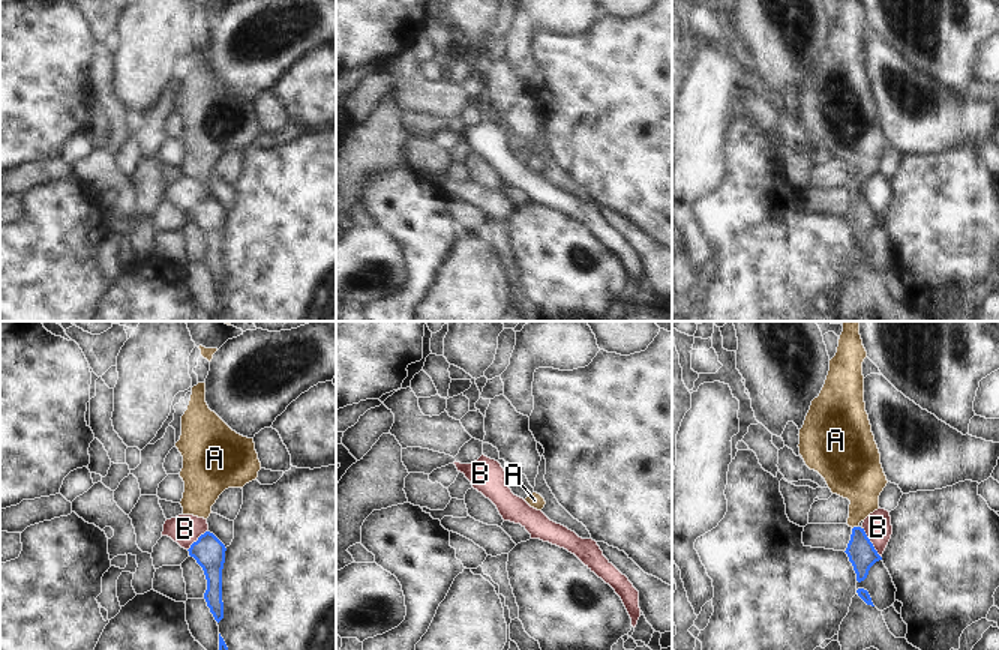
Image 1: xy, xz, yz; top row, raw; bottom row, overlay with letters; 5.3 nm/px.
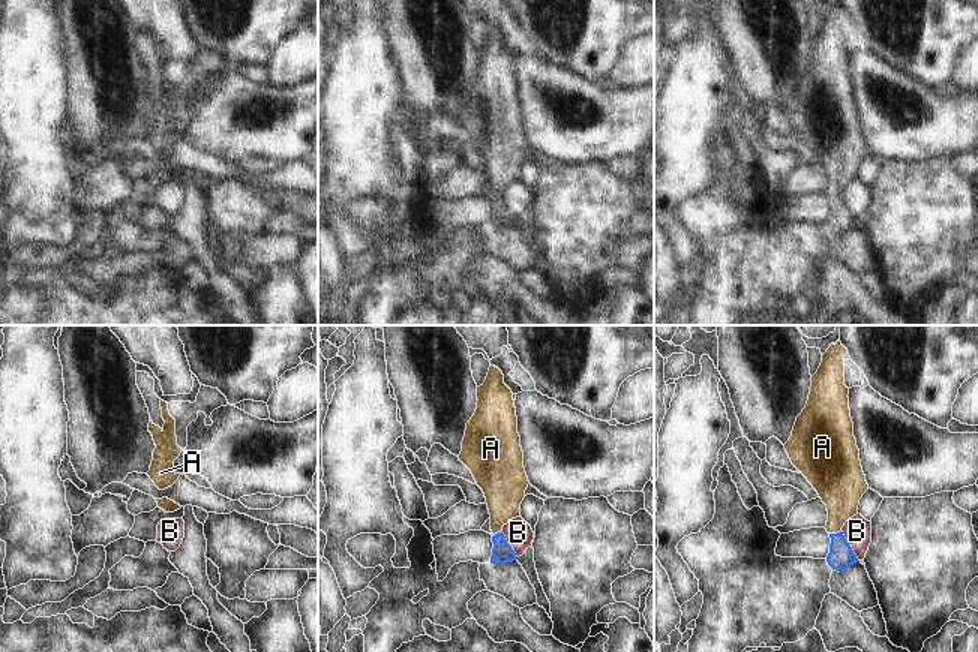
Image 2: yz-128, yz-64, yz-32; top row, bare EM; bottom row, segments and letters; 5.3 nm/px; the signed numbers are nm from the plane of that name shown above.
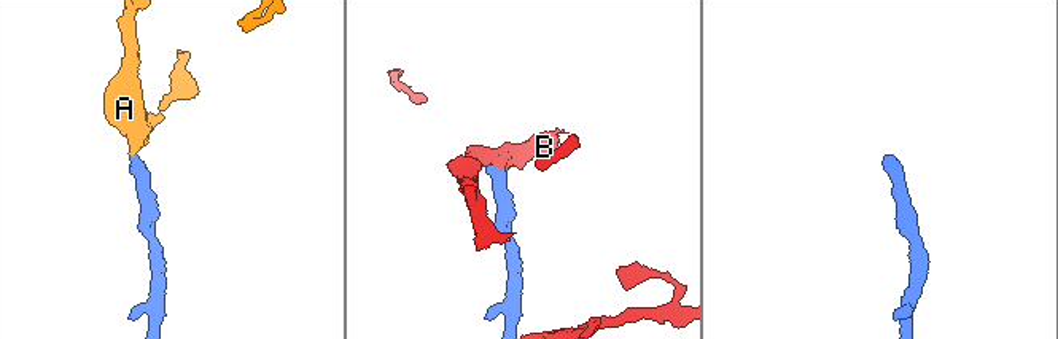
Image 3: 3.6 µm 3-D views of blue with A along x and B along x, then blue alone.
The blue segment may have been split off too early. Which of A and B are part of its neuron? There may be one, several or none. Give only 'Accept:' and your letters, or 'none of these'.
Accept: A

